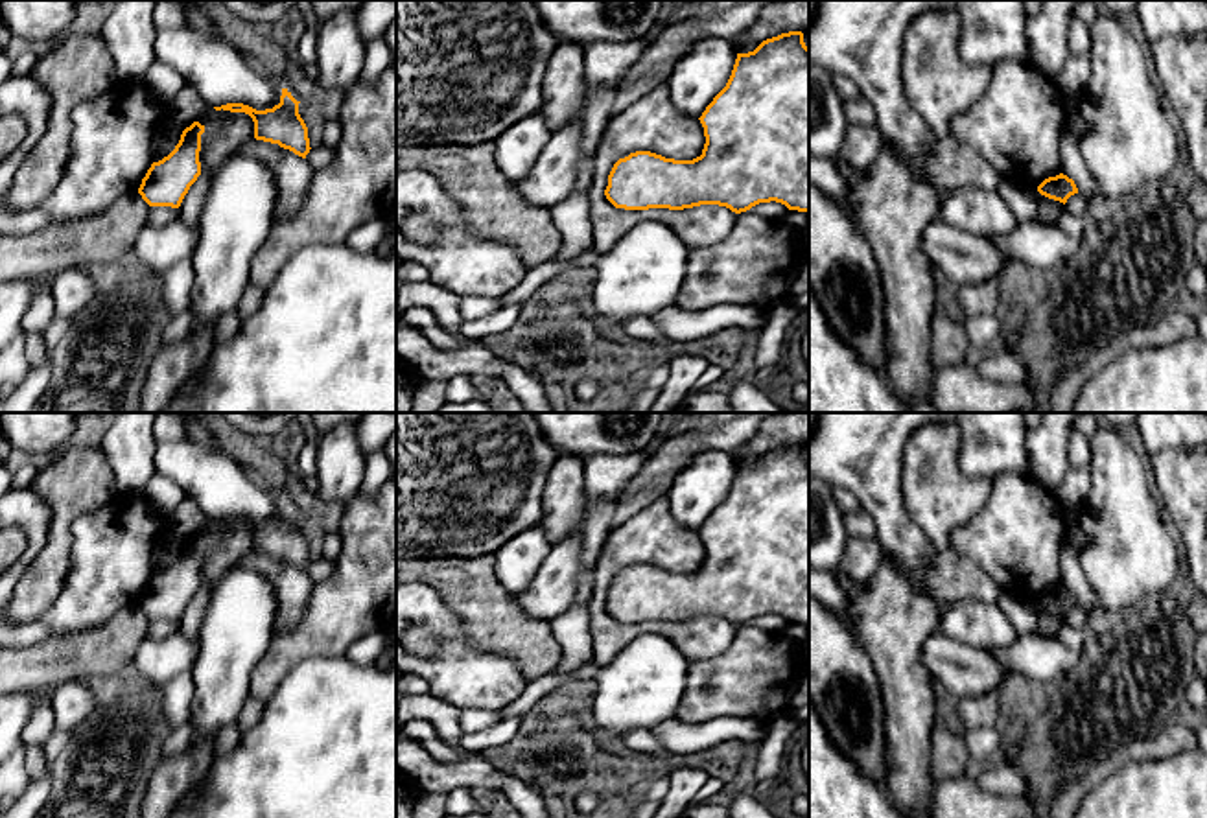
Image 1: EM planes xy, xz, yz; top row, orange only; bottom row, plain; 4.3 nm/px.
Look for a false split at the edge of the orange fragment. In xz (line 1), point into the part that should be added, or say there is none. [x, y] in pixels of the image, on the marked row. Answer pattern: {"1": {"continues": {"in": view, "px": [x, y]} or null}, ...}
{"1": {"continues": null}}

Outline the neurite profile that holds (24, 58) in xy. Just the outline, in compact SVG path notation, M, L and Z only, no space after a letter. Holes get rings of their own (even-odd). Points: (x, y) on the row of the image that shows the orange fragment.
M18 46L13 50L13 74L28 76L31 74L37 61L37 48Z

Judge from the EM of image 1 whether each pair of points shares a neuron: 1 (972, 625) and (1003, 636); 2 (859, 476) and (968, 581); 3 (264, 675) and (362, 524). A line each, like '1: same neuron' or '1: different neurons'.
1: same neuron
2: same neuron
3: same neuron

